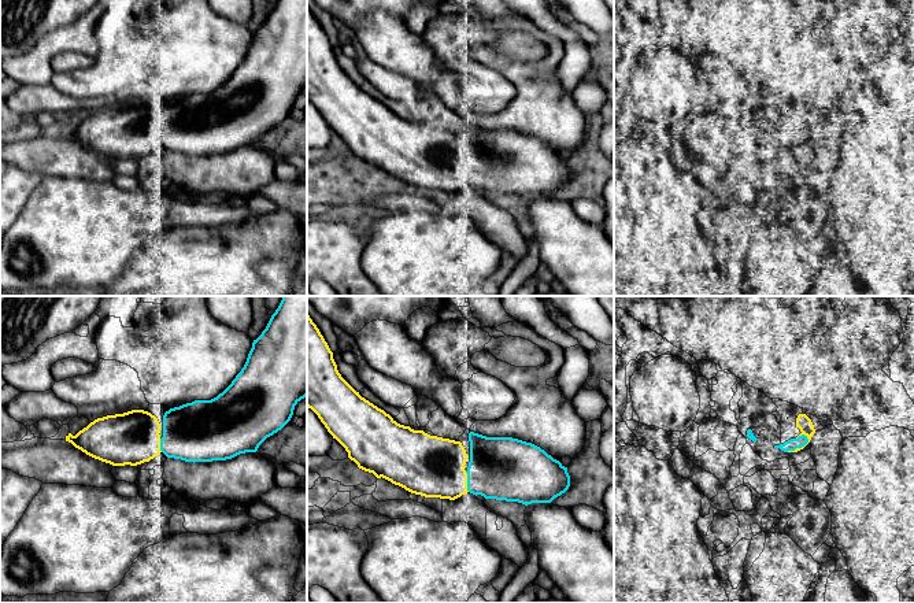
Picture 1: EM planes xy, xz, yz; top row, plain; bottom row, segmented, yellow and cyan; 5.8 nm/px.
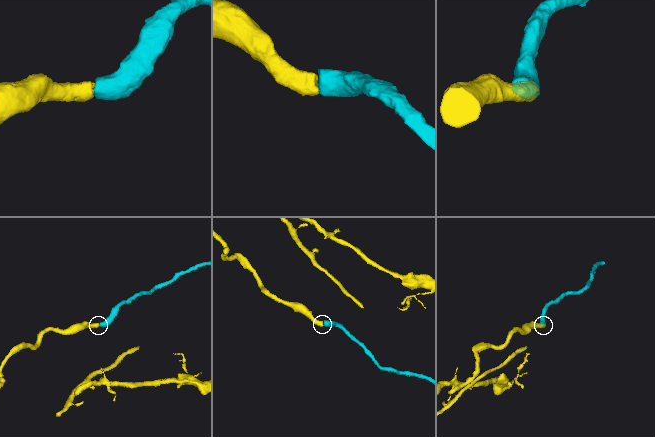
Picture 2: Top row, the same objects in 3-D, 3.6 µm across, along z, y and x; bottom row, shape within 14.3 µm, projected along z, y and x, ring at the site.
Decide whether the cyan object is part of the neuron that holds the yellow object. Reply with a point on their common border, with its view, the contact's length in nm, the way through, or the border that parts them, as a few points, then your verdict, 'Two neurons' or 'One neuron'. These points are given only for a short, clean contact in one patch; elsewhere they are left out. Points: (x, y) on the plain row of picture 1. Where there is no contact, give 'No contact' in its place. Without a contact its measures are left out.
Touches yellow at yz (799, 141). Shared border 160 nm. One neuron

